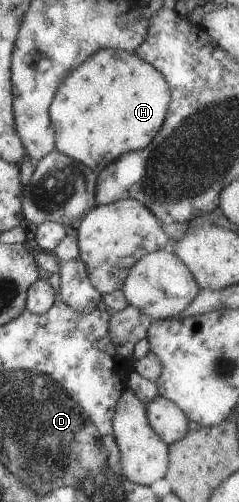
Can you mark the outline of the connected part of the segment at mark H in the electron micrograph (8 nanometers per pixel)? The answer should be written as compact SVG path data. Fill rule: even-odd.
M100 49L66 75L50 104L56 150L99 174L122 154L151 142L171 101L170 84L153 65L123 49Z

